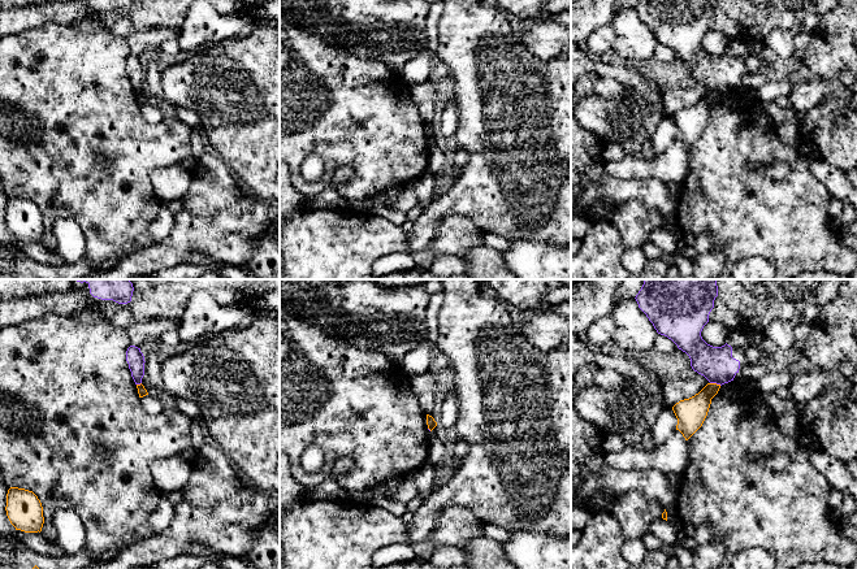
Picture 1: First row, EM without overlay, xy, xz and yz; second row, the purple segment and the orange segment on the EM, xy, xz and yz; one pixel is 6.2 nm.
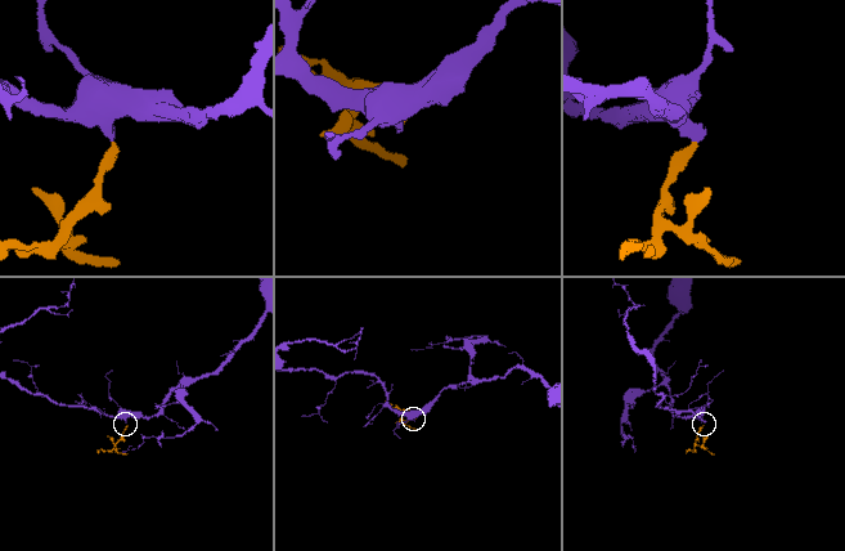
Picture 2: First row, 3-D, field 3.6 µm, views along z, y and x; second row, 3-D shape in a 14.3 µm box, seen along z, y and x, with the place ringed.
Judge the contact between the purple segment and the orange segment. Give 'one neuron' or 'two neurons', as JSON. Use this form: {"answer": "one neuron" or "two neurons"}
{"answer": "two neurons"}

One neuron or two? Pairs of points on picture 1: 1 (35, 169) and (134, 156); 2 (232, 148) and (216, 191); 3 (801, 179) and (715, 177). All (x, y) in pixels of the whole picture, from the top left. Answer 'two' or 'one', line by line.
1: one
2: two
3: one

